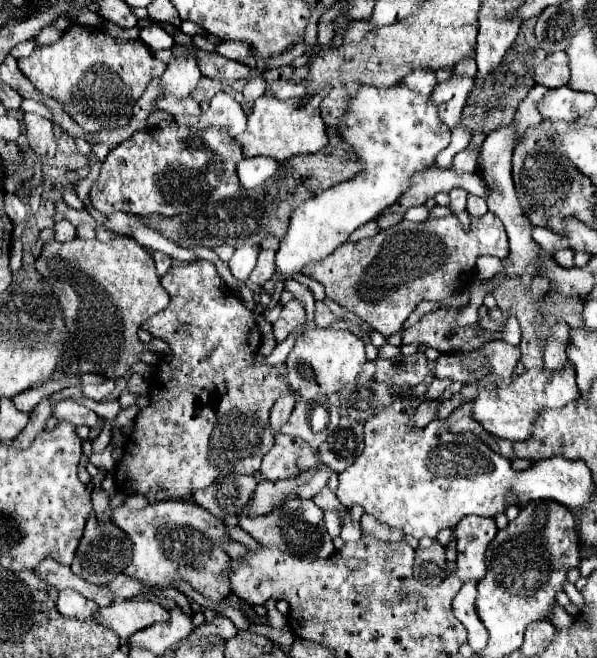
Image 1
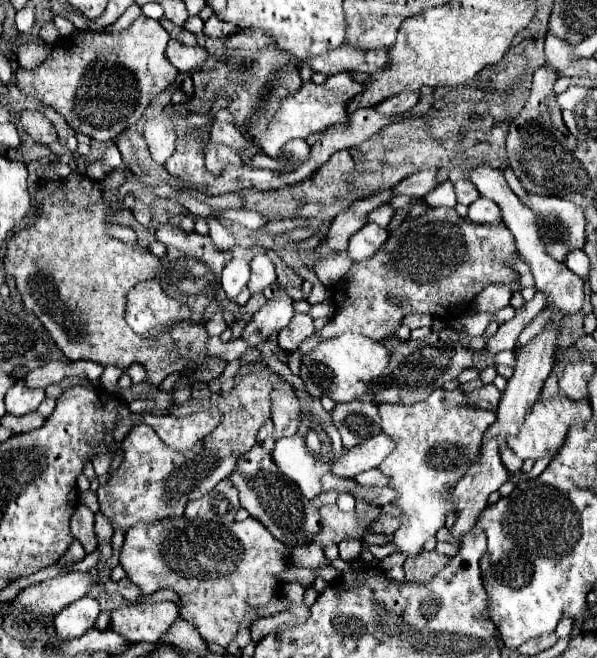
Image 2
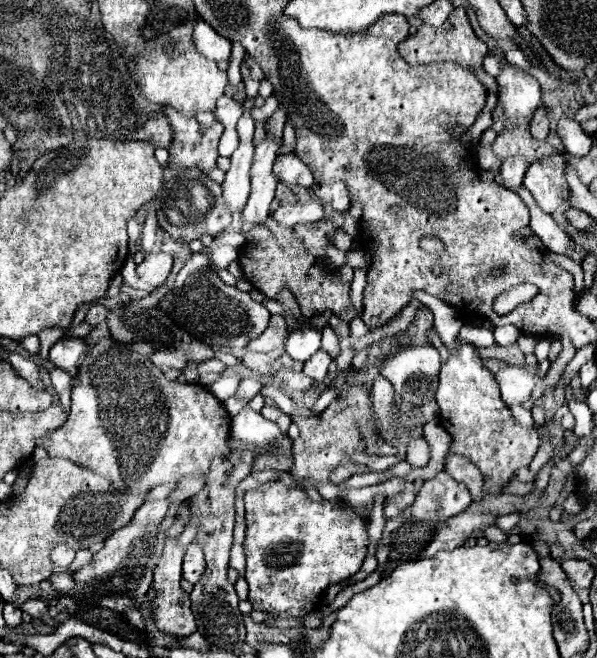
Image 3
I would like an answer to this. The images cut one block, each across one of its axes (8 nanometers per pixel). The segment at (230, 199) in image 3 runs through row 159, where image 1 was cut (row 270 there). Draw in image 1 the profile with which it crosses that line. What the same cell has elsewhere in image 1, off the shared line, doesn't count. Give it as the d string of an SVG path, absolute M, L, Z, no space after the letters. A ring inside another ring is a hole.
M244 244L240 248L236 248L232 260L230 260L230 272L234 274L234 278L238 278L240 282L248 282L256 260L258 260L258 246L256 244Z

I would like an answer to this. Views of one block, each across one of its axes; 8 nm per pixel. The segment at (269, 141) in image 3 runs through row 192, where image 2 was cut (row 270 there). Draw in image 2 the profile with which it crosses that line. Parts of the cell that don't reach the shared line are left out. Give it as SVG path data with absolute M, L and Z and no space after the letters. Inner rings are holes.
M258 252L250 262L250 282L248 282L250 294L260 294L266 286L270 286L274 282L276 282L274 264L270 262L270 258L264 252Z

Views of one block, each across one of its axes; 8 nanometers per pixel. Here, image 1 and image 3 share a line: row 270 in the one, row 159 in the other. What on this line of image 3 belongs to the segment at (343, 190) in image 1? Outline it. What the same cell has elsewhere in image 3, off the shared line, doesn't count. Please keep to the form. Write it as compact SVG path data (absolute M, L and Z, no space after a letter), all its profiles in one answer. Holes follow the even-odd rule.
M294 152L278 156L278 160L274 162L274 176L288 186L298 184L310 188L314 184L310 168Z

